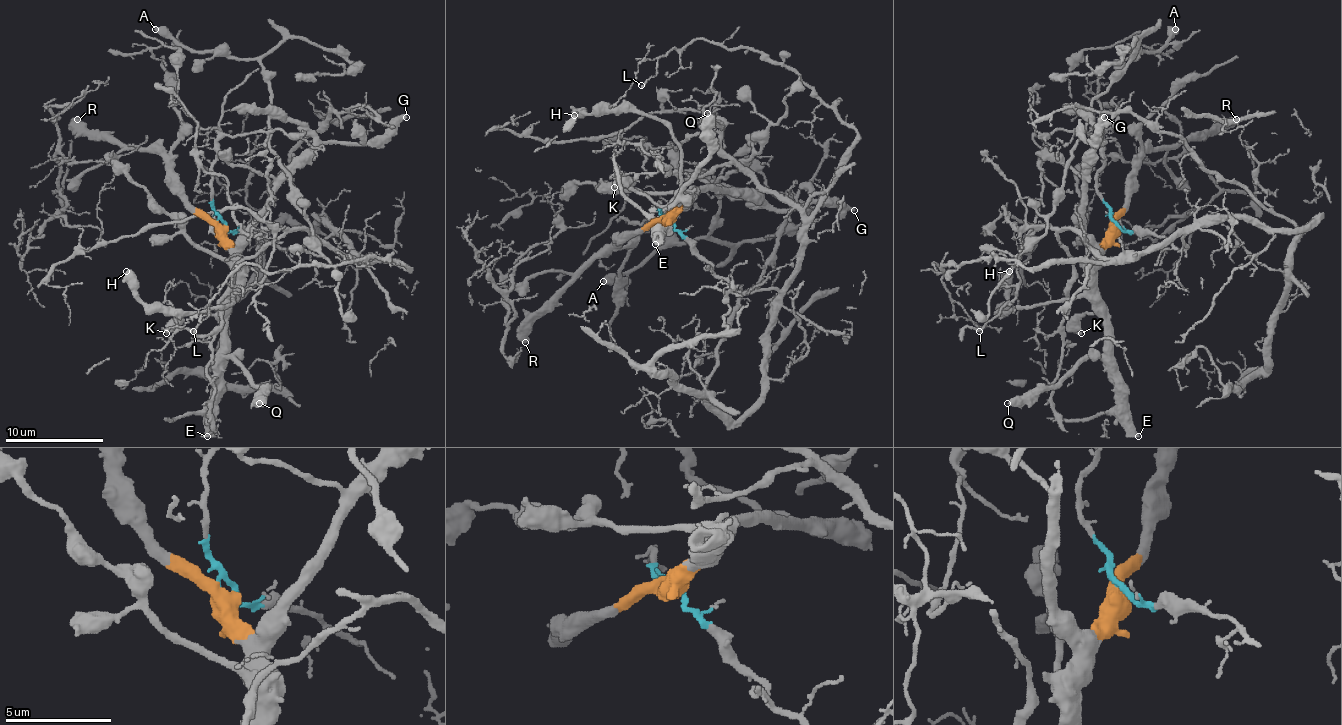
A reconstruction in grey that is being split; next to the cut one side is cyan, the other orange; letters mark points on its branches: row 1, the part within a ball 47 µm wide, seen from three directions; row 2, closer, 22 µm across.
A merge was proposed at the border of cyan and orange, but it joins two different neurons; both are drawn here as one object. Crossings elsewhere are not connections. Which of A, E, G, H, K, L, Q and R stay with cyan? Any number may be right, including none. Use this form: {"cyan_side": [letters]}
{"cyan_side": ["A", "L"]}

